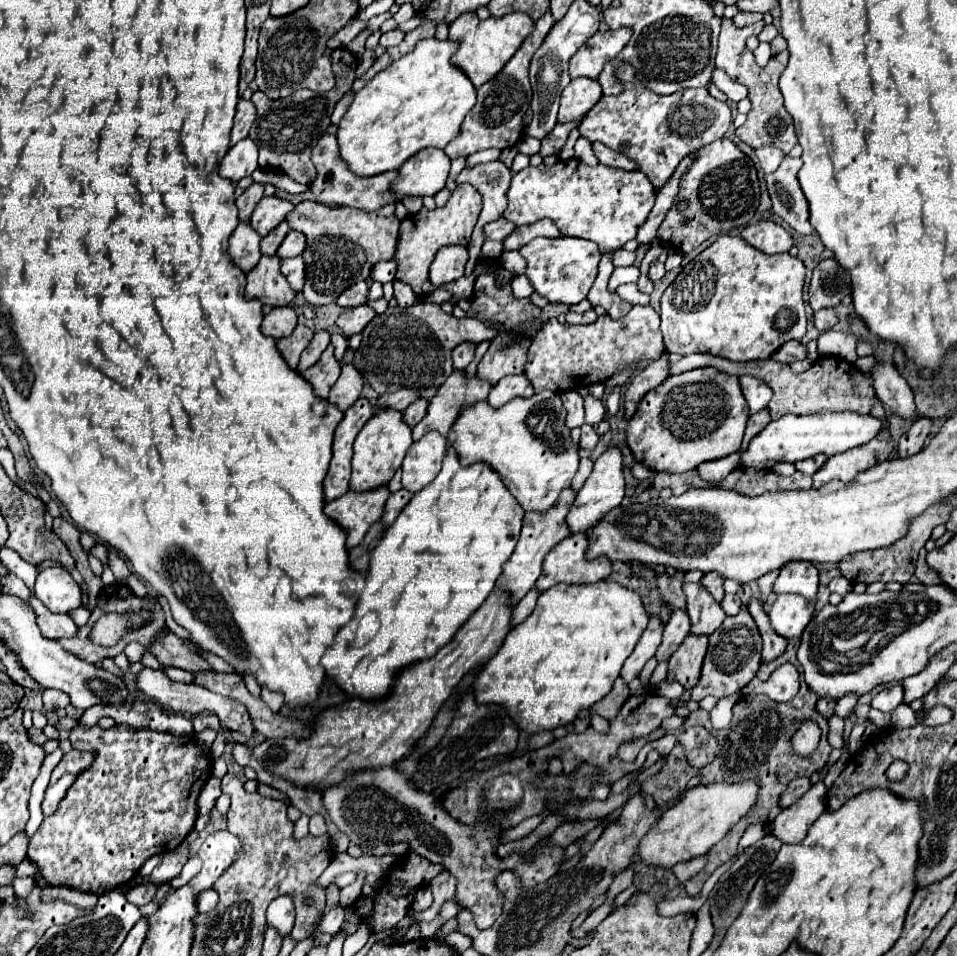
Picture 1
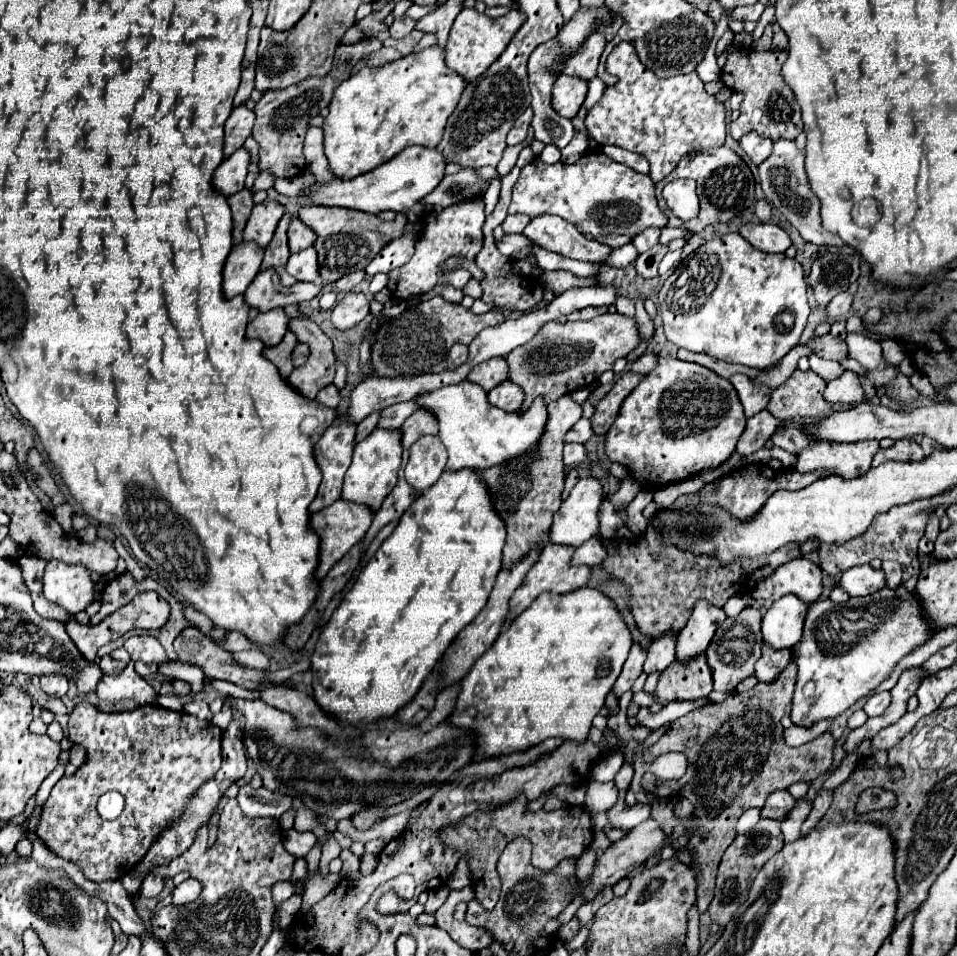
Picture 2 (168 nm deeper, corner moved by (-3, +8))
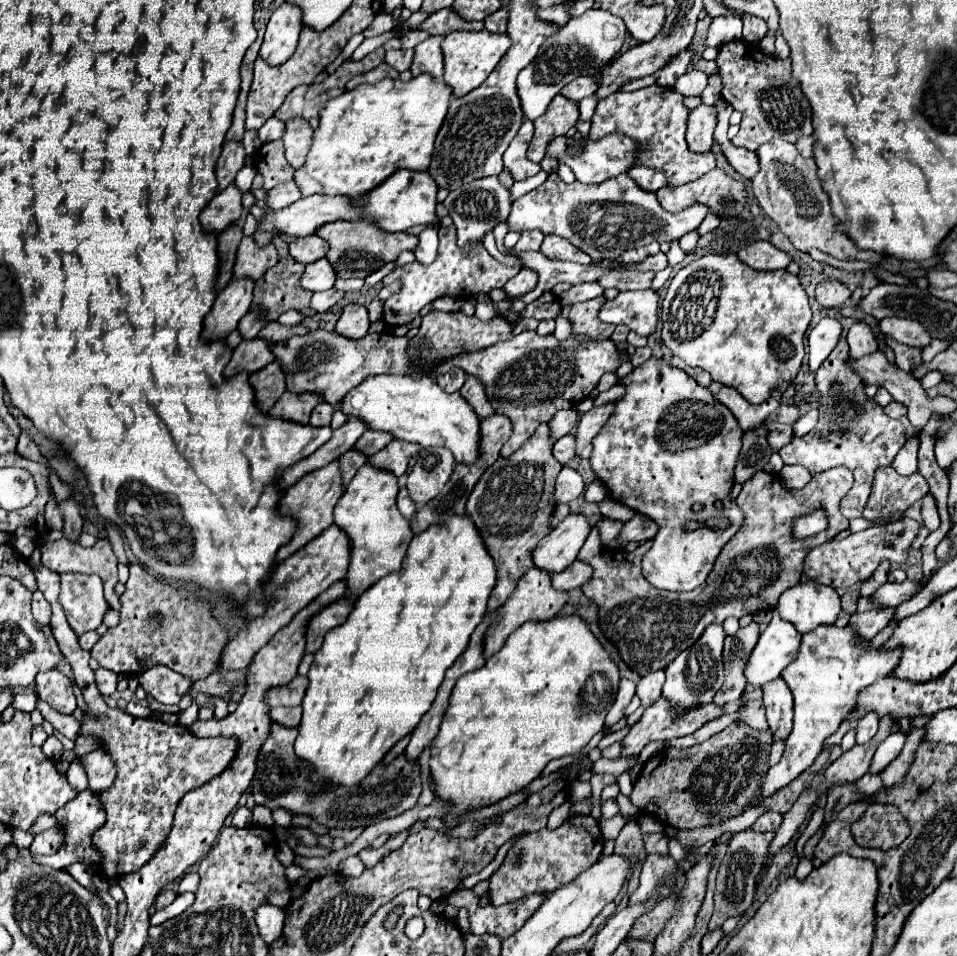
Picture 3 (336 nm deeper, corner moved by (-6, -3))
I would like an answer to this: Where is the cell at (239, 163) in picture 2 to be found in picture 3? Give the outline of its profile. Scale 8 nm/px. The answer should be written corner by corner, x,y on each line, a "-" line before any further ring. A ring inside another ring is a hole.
232,182
232,186
224,188
208,202
208,206
200,214
200,222
204,230
222,232
226,226
236,222
240,214
242,214
242,190

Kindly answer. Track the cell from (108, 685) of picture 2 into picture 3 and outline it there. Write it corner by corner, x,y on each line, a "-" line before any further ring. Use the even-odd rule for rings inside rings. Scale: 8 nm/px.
98,668
98,670
96,670
96,684
98,684
98,690
100,690
102,696
112,696
112,694
116,694
118,676
112,674
110,670

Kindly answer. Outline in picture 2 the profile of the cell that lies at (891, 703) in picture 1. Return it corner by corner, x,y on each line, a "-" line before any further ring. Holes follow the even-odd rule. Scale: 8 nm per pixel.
889,691
883,693
875,693
867,699
867,703
863,705
863,711
867,713
867,717
877,717
881,715
885,709
889,707

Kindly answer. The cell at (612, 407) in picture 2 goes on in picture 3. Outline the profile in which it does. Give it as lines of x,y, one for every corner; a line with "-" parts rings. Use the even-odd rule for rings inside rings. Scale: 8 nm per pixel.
608,402
604,406
596,406
590,412
582,414
582,418
578,422
578,432
576,432
576,440
578,440
576,452
578,452
580,458
590,458
590,454
592,454
592,438
608,422
614,406
616,406
616,402

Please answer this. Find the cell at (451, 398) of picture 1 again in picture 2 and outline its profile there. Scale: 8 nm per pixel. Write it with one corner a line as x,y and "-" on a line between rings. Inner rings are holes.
425,409
415,411
401,427
401,445
403,449
409,449
419,437
423,435
437,435
437,419
433,419
433,415

